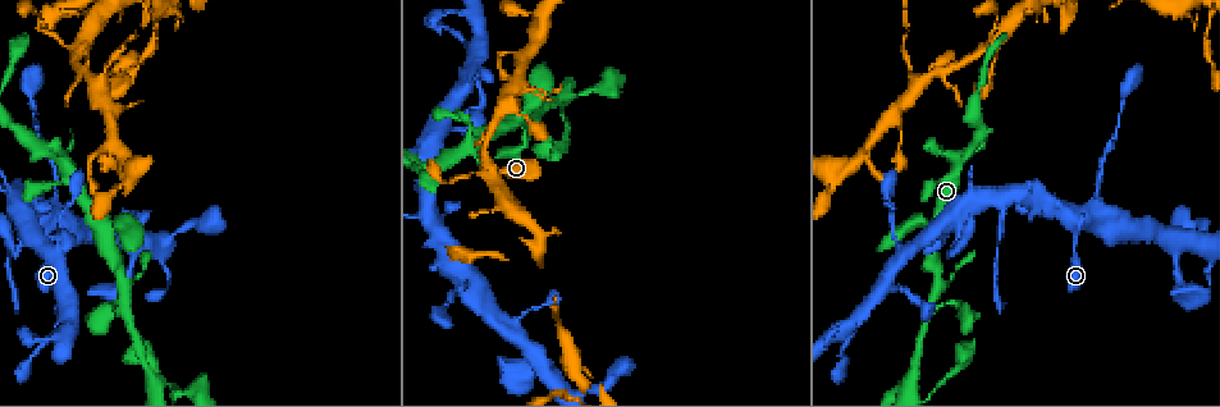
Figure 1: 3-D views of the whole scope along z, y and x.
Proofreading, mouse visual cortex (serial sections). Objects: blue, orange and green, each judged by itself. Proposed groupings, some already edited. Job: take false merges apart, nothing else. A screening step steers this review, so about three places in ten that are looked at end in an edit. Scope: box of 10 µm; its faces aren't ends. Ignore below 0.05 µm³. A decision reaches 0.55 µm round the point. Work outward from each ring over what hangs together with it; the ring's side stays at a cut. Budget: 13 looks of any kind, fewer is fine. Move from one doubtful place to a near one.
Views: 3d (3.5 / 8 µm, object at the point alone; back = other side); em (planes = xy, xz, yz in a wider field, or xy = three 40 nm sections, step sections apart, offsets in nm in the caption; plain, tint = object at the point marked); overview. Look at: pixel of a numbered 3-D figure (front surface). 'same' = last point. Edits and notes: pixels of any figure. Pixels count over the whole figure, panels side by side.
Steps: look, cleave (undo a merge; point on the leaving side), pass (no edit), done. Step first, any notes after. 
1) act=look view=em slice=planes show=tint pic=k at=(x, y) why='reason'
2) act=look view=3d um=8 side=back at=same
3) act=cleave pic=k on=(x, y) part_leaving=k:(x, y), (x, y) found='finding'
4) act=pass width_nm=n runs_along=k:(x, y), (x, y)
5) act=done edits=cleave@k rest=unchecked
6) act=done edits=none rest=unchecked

act=look view=3d um=8 side=back pic=1 at=(517, 124) why='abrupt turn'

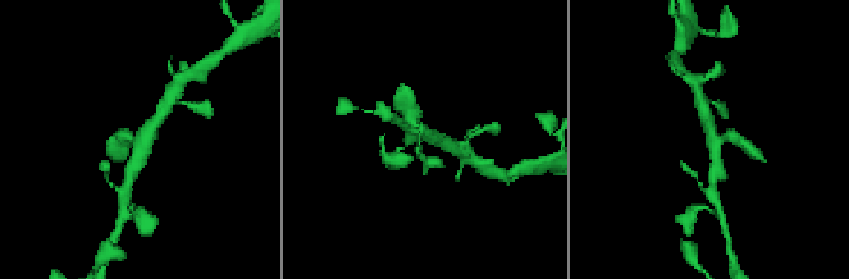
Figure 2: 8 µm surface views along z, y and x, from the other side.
act=look view=3d um=3.5 at=same why='zoom in'

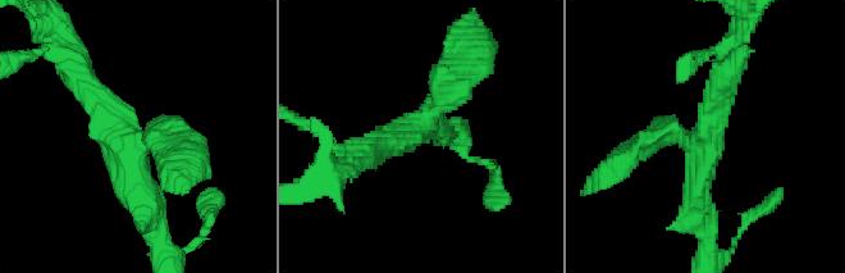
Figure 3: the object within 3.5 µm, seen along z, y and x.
act=look view=em slice=xy step=3 show=tint pic=3 at=(409, 129) arms=3 arm_widths_nm=250,300,350 why='need the tissue'

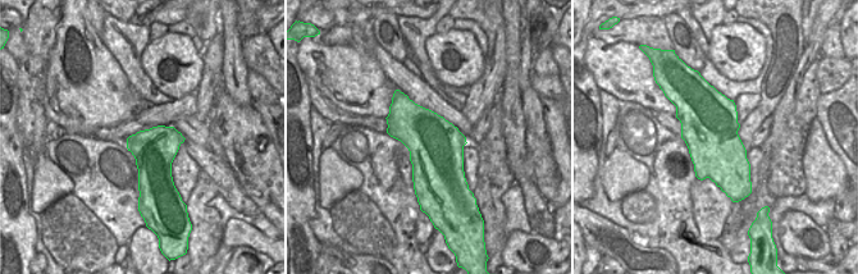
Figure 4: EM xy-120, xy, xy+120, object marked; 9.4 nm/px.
act=pass runs_along=3:(81, 82), (117, 130), (152, 223) found='one cell here'

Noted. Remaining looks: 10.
act=look view=3d um=3.5 pic=1 at=(465, 281) why='small branch off a trunk'

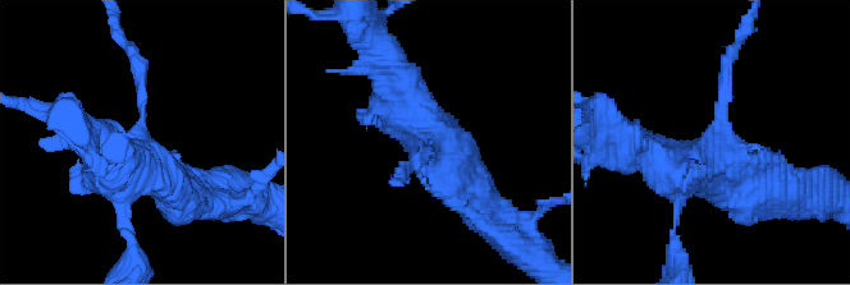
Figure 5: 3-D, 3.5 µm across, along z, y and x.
act=look view=em slice=xy step=3 show=tint pic=5 at=(432, 146) arms=3 arm_widths_nm=150,400,500 why='now the EM'

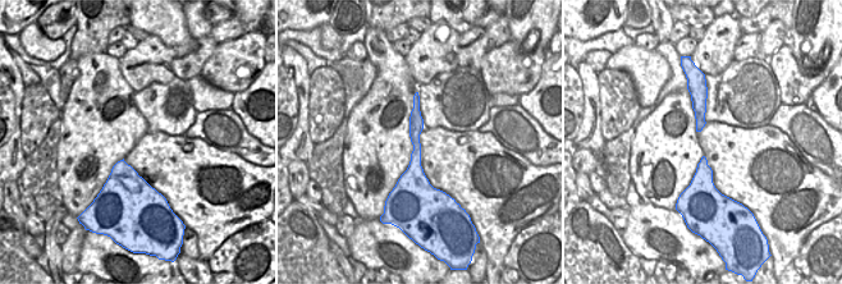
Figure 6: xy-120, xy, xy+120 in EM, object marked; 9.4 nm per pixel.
act=pass runs_along=6:(416, 99), (416, 184), (428, 197) found='one cell here'

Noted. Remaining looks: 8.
act=look view=3d um=3.5 pic=1 at=(128, 300) why='three-way junction'

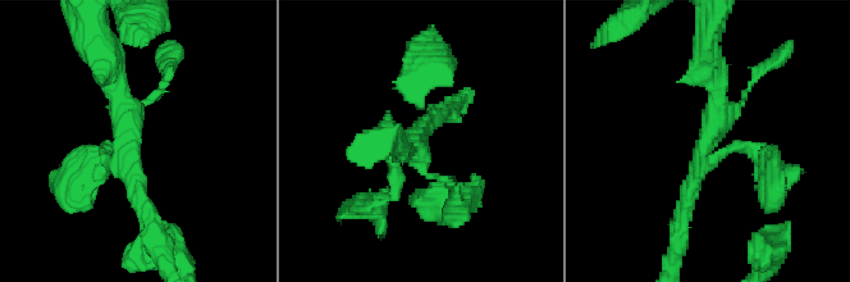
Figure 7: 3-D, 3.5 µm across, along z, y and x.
act=look view=em slice=xy step=1 show=tint pic=7 at=(133, 150)

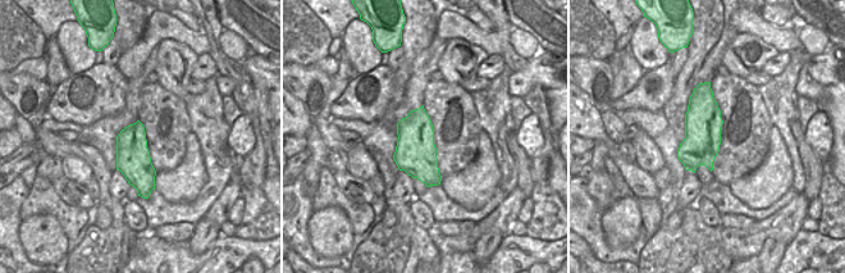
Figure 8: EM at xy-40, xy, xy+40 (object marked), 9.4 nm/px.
act=pass runs_along=7:(112, 69), (150, 227) found='all the same cell'

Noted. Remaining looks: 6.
act=look view=3d um=3.5 pic=1 at=(494, 177) why='small branch off a trunk'

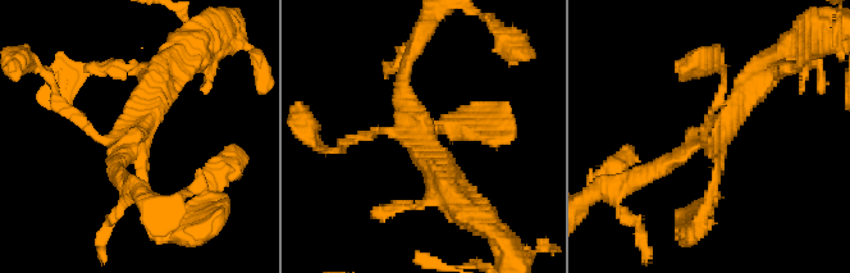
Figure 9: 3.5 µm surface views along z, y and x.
act=look view=em slice=xy step=1 show=tint pic=9 at=(135, 144) why='now the EM'

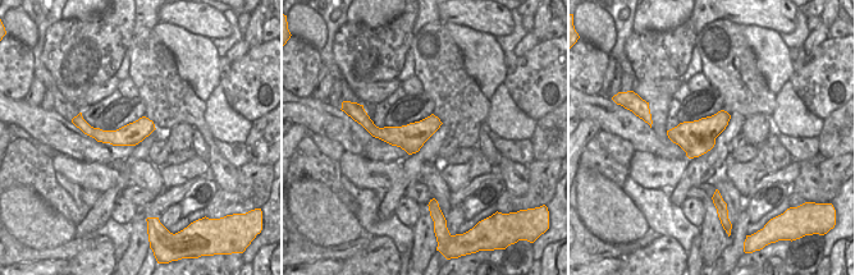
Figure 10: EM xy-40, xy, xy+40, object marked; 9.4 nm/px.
act=pass arms=4 runs_along=9:(699, 222), (720, 163), (712, 140), (647, 171) found='all the same cell'

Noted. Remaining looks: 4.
act=look view=3d um=3.5 pic=1 at=(920, 83) why='four arms meet'

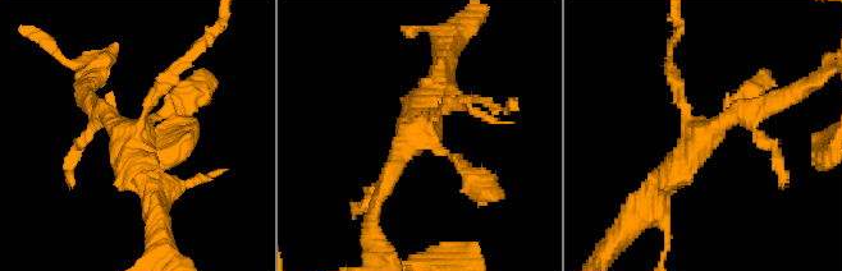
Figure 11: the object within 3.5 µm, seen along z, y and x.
act=look view=em slice=xy step=2 show=tint pic=11 at=(410, 139) arms=4 arm_widths_nm=100,150,250,350

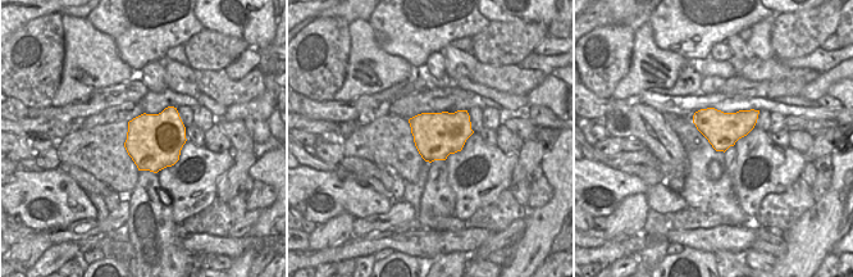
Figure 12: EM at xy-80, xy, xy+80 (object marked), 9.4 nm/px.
act=pass runs_along=11:(770, 104), (724, 119), (653, 193) found='continuous, no second cell'

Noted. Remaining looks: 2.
act=done edits=none rest=unchecked

